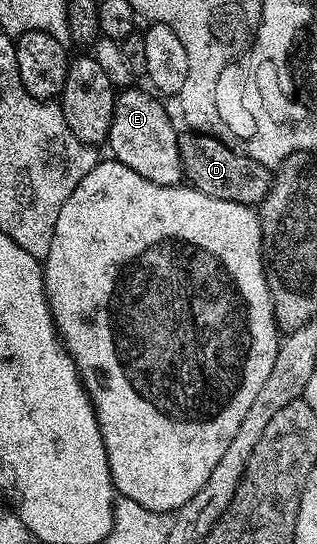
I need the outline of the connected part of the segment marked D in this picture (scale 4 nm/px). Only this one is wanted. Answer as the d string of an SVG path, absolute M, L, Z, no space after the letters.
M185 131L178 136L177 146L181 156L184 180L203 195L257 207L260 206L261 200L269 194L269 188L273 186L274 174L270 166L245 157L230 145L224 145L218 137Z

